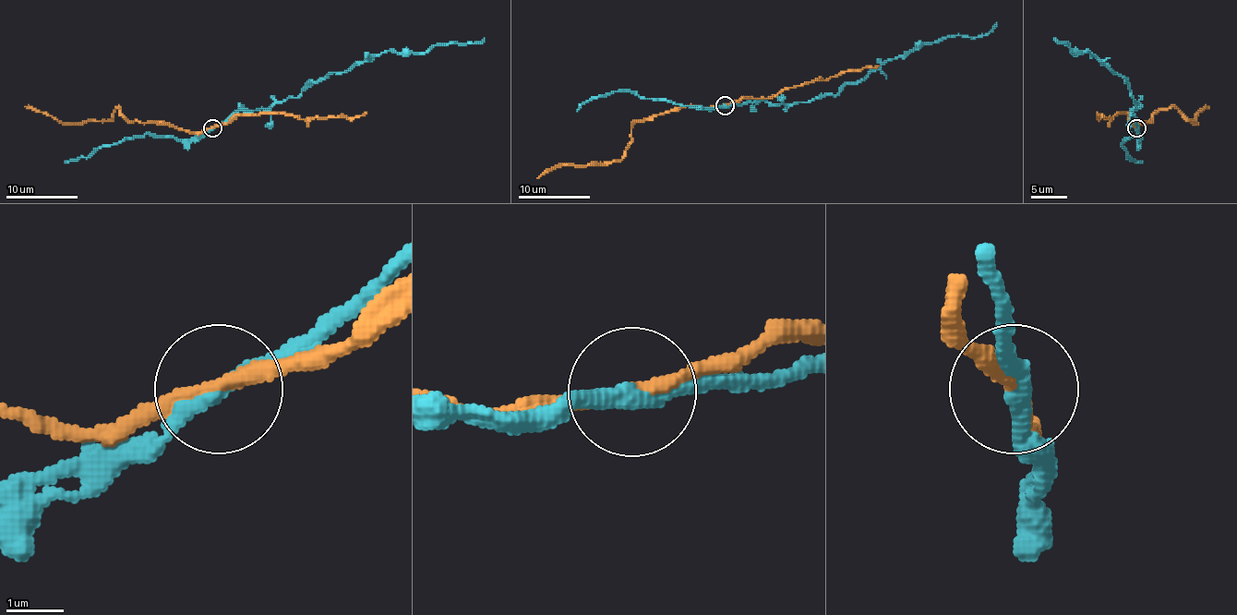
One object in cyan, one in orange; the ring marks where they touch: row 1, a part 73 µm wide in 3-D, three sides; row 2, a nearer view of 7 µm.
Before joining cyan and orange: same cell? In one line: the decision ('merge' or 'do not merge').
do not merge

